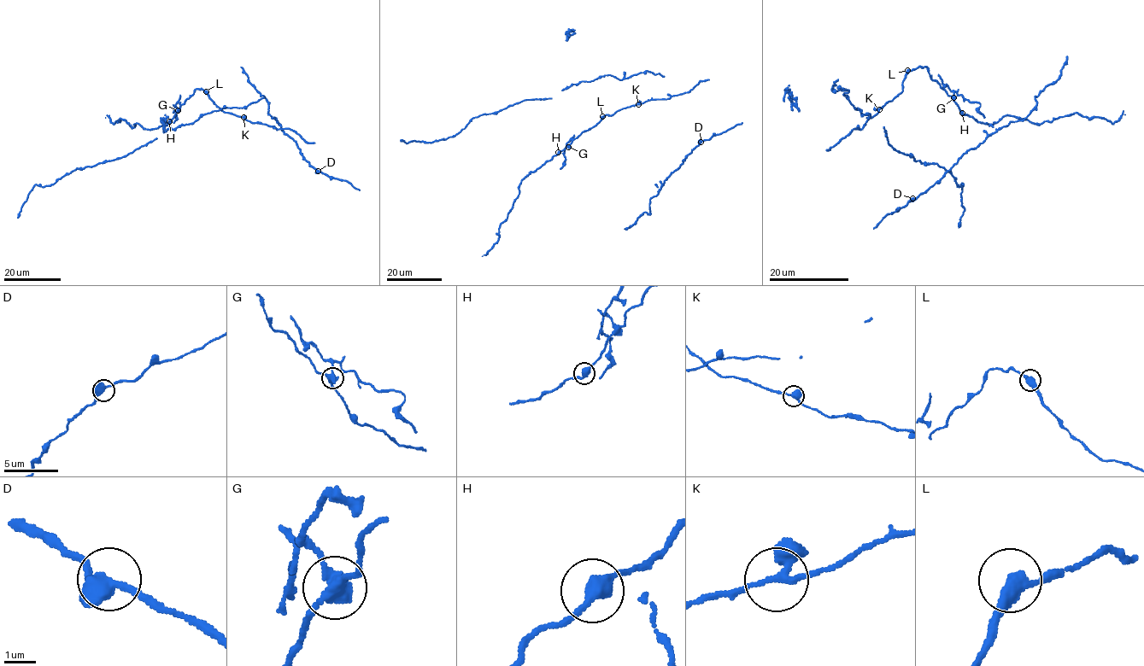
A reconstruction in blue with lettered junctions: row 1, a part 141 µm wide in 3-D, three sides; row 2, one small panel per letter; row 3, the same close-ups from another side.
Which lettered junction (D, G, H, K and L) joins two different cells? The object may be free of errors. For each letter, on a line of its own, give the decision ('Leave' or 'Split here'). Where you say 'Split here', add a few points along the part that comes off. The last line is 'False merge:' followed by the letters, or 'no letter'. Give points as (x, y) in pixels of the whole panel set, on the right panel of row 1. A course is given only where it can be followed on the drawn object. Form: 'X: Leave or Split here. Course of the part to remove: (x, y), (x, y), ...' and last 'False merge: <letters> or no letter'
D: Leave
G: Split here. Course of the part to remove: (953, 97), (955, 91), (970, 102), (976, 102), (980, 105), (979, 112), (984, 117)
H: Leave
K: Leave
L: Leave
False merge: G

